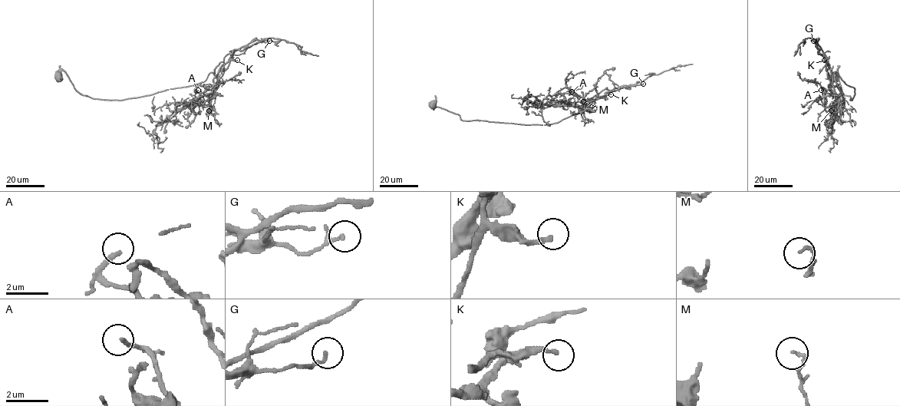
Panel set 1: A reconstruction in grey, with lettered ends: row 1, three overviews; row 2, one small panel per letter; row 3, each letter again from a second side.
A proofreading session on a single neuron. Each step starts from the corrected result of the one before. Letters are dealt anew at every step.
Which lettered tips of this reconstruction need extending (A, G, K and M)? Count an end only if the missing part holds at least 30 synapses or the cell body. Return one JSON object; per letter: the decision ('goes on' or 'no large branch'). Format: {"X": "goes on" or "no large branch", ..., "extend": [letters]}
{"A": "goes on", "G": "no large branch", "K": "no large branch", "M": "no large branch", "extend": ["A"]}

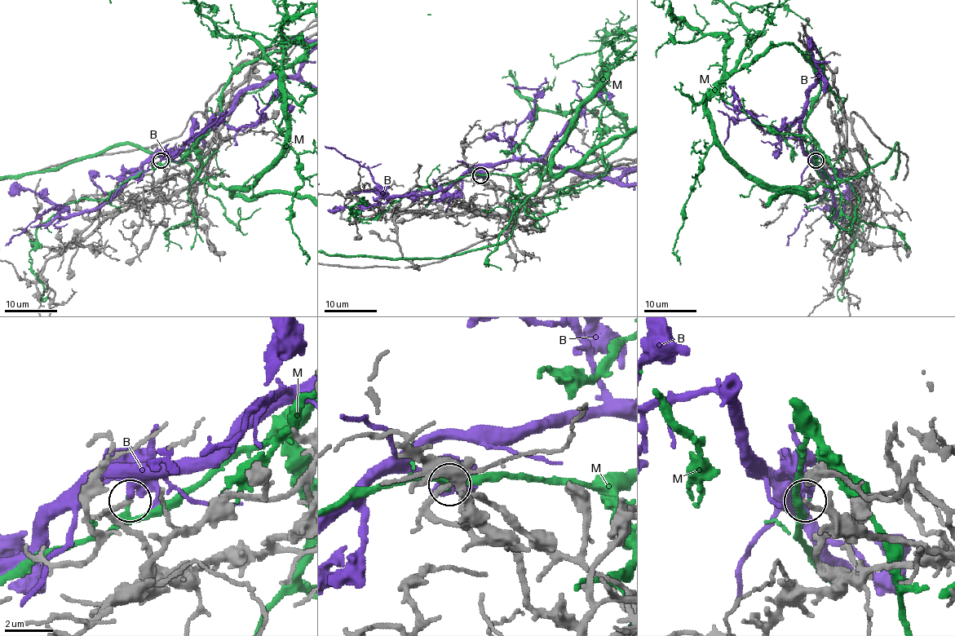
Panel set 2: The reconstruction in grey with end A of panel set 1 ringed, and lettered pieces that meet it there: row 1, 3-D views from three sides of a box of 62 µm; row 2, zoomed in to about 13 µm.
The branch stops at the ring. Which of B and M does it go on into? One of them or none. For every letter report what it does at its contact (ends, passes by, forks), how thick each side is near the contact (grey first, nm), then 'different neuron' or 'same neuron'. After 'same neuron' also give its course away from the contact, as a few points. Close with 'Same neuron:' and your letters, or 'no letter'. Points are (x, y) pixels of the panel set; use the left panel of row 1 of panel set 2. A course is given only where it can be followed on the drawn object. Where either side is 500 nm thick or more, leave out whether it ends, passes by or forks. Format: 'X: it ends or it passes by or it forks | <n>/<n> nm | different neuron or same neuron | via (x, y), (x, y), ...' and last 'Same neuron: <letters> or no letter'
B: 190/500 nm | different neuron
M: it passes by | 240/220 nm | different neuron
Same neuron: no letter

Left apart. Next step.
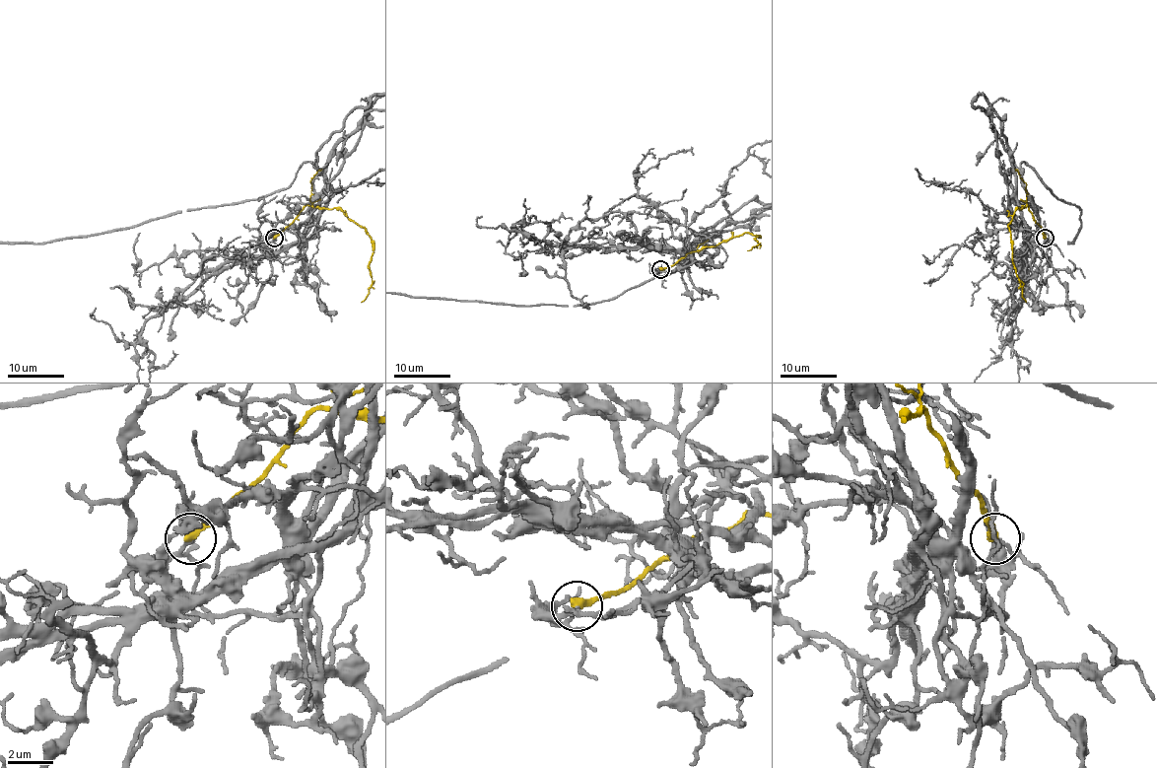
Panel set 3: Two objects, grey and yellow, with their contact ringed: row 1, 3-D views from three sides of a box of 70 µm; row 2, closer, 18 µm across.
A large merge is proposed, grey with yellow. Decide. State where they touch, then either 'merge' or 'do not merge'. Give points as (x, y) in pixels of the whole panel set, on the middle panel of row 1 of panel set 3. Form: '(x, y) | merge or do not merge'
(660, 269) | do not merge

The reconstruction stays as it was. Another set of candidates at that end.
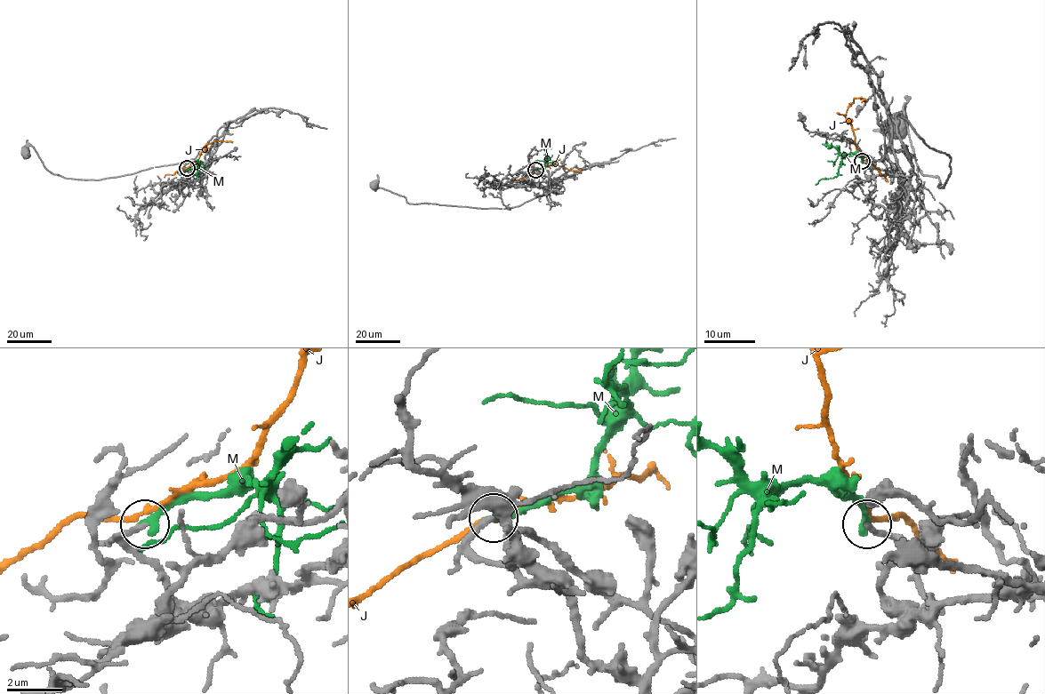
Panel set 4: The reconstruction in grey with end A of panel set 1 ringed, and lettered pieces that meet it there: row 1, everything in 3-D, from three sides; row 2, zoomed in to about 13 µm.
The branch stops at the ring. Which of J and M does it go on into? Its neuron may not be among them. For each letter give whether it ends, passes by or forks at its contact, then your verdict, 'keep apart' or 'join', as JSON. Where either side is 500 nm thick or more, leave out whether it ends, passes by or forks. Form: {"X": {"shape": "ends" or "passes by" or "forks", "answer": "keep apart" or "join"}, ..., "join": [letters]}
{"J": {"shape": "passes by", "answer": "keep apart"}, "M": {"shape": "ends", "answer": "join"}, "join": ["M"]}

